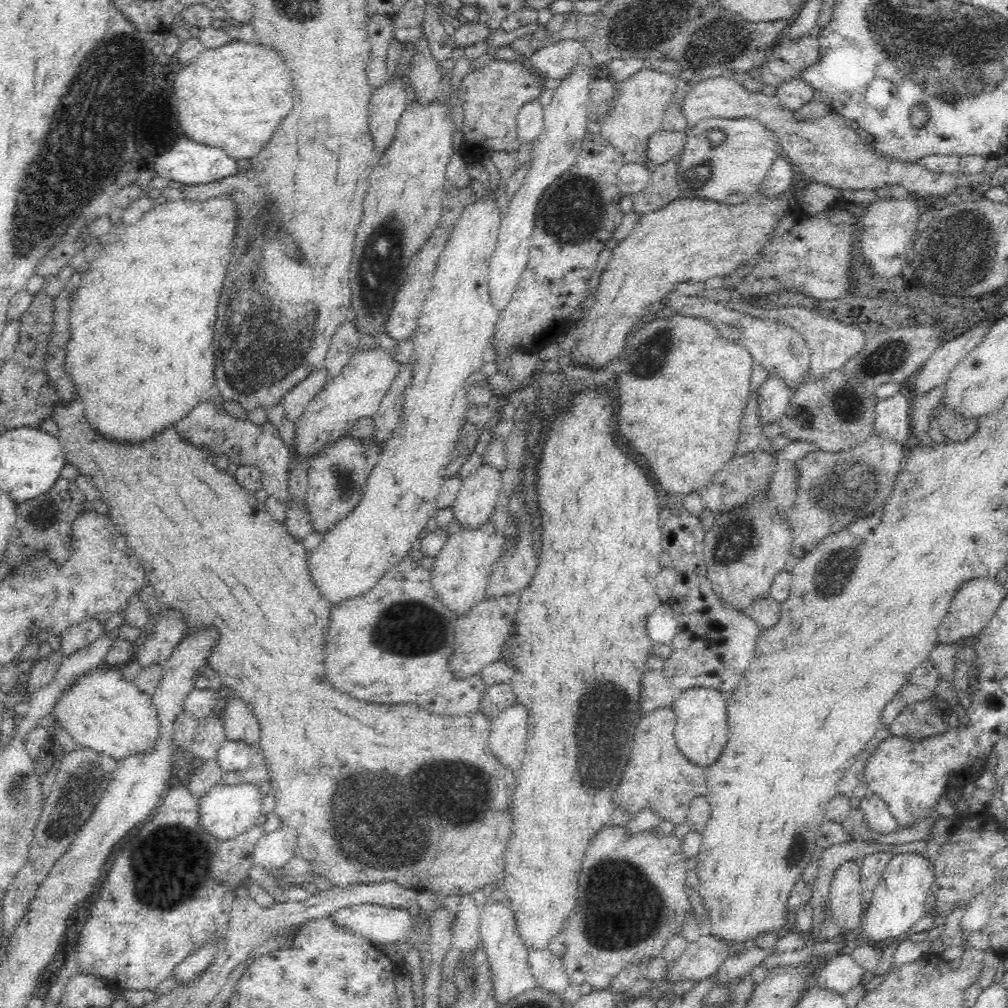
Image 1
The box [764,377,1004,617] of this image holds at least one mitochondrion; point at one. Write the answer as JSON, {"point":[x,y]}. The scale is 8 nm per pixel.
{"point":[851,487]}

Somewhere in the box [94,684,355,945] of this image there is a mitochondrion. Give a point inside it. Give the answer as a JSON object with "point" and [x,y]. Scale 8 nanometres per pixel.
{"point":[169,864]}

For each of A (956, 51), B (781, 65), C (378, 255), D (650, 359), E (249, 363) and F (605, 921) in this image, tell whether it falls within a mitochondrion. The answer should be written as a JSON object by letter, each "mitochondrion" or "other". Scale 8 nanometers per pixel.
{"A":"mitochondrion","B":"other","C":"mitochondrion","D":"mitochondrion","E":"mitochondrion","F":"mitochondrion"}

